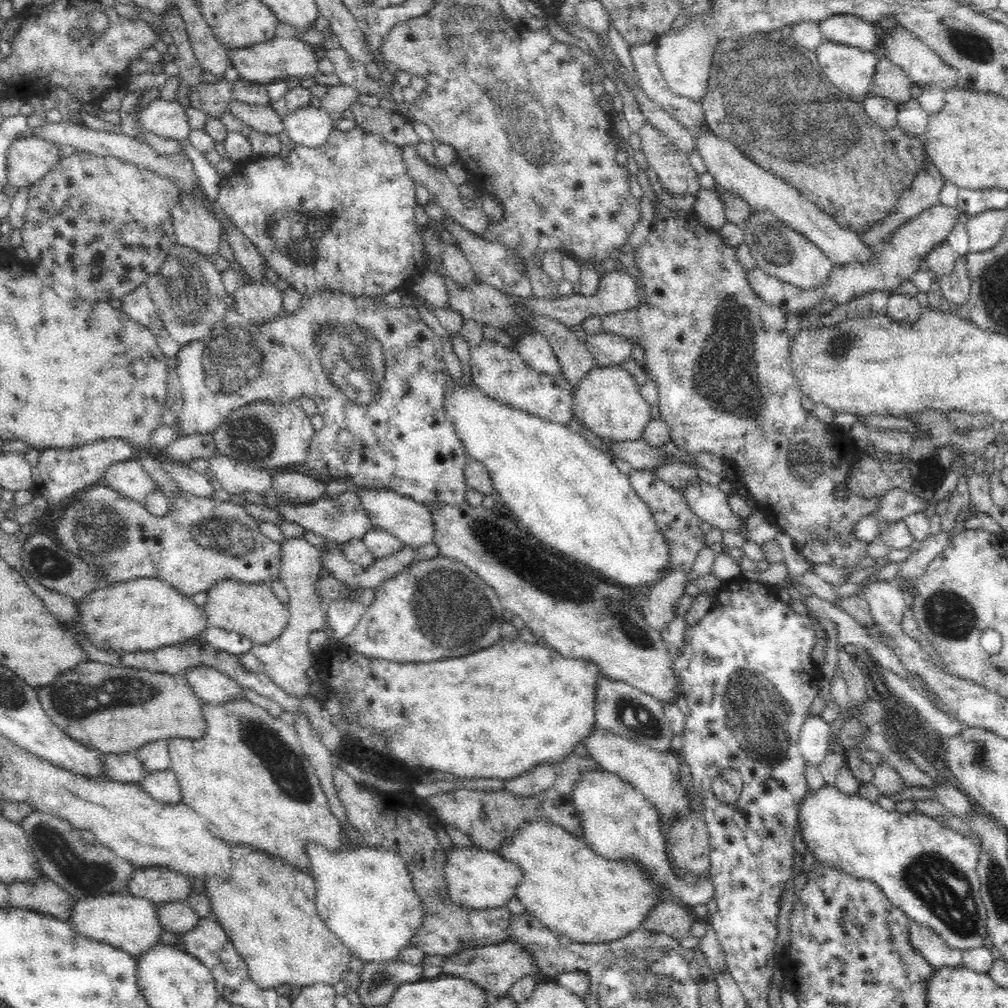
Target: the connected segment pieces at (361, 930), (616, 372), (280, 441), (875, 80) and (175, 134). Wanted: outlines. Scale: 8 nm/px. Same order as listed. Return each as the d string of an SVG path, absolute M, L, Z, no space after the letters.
M343 832L343 848L339 854L316 843L306 844L311 860L312 878L315 880L315 905L327 928L350 949L351 954L369 963L387 963L402 958L402 950L411 946L417 928L425 919L422 901L412 886L412 874L406 861L395 852L358 845Z
M621 365L595 366L573 390L573 418L605 442L642 439L644 427L652 419L650 405L640 396L640 387L638 380Z
M292 401L290 404L248 403L235 408L212 432L212 440L220 454L228 456L247 466L267 471L283 471L307 460L308 448L316 430L311 418L301 405Z
M879 57L875 66L875 74L872 75L872 82L869 94L887 98L892 102L907 103L911 99L913 82L908 75L890 59Z
M163 99L153 100L148 106L143 106L138 112L133 112L137 115L136 120L142 128L148 131L163 136L169 139L184 140L191 134L191 129L188 125L188 119L184 114L184 107L178 101L166 101Z

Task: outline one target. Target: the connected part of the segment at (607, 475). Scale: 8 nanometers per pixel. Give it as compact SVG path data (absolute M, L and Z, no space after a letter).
M465 371L463 378L464 382L459 386L452 383L450 392L444 397L448 417L455 423L467 457L488 469L493 490L500 494L499 500L511 510L528 534L572 556L578 564L602 574L608 582L628 589L638 585L654 586L665 577L662 576L664 566L671 567L670 572L674 570L670 545L662 529L656 524L648 505L632 488L629 475L619 471L613 459L591 442L586 442L582 434L574 434L568 424L550 422L526 411L497 404L477 390L469 371Z

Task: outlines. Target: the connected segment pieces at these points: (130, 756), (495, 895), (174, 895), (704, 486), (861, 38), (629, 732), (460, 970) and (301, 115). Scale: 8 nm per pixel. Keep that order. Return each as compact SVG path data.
M134 752L104 754L104 761L114 782L139 784L146 778L146 769Z
M454 846L453 851L446 850L447 862L444 866L446 881L450 889L451 900L460 905L467 905L468 908L490 909L505 906L515 892L526 872L514 861L507 860L500 856L497 851L471 848L459 849Z
M139 867L128 882L127 892L160 903L185 902L193 893L190 877L164 867Z
M701 481L688 486L682 491L687 497L687 503L700 520L705 520L714 528L731 530L742 534L740 531L740 516L734 515L728 505L728 496L718 489L718 485L711 485Z
M836 14L821 20L820 27L823 40L840 43L849 47L876 48L876 24L850 14Z
M603 676L598 678L595 716L597 728L614 732L660 752L674 752L670 749L670 745L675 734L664 717L661 702L652 696L645 695L644 692L637 691L636 688L629 687L628 684L621 683L621 680Z
M512 940L487 947L470 947L466 951L445 957L441 967L443 974L472 981L483 988L492 1003L495 999L504 998L520 979L536 980L536 977L533 976L538 976L540 972L540 968L536 965L536 959L534 959L534 953L532 953L532 947L527 943Z
M311 104L294 109L292 114L282 117L282 122L291 142L308 148L324 144L336 127L334 119L322 107Z

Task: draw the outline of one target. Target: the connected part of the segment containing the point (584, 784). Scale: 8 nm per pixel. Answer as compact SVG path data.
M596 772L590 778L579 780L575 784L573 800L578 807L578 815L584 825L584 834L578 836L595 852L604 857L628 860L629 857L640 861L652 875L666 883L672 898L681 902L681 906L695 907L698 904L707 904L714 899L715 888L709 875L702 877L696 884L680 879L672 871L672 863L668 858L664 829L657 819L656 811L644 800L641 793L626 779L616 773Z

